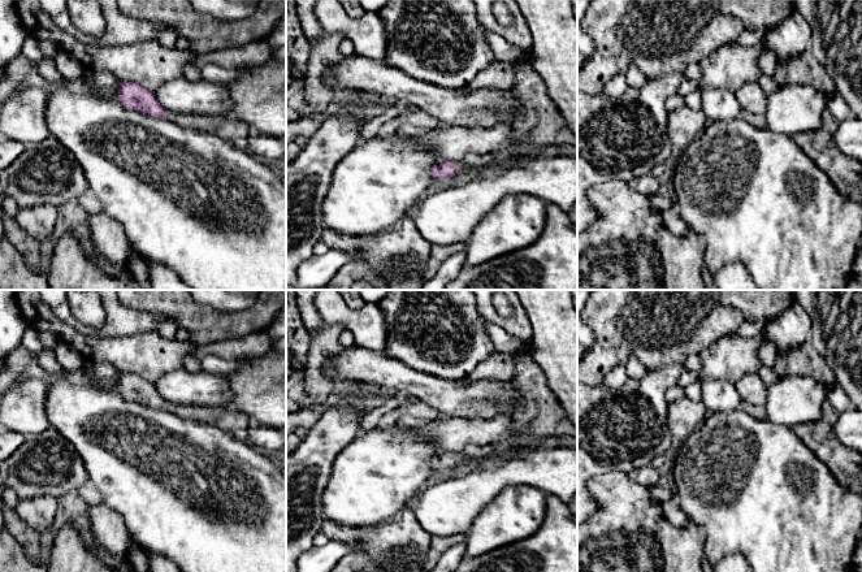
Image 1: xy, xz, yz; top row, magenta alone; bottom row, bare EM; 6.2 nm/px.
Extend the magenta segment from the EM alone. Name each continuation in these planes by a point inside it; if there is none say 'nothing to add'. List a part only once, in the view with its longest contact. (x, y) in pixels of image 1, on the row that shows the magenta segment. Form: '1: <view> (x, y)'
1: xz (473, 161)

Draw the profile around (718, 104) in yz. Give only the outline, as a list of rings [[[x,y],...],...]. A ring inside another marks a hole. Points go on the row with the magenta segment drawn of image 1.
[[[701,88],[702,112],[707,121],[729,121],[740,116],[741,105],[735,92],[727,88]]]

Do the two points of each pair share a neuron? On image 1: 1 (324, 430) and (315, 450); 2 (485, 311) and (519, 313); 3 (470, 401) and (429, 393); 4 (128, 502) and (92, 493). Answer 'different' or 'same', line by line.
1: same
2: same
3: same
4: different

